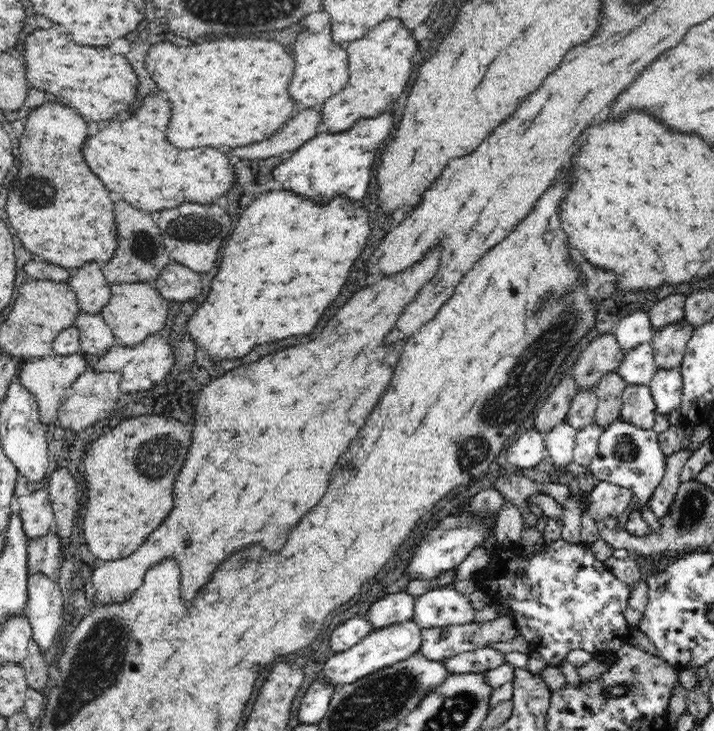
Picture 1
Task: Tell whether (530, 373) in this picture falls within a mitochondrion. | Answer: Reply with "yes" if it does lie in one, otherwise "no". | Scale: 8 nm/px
yes

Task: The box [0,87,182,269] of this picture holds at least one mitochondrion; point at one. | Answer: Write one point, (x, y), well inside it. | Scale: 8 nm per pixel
(33, 190)

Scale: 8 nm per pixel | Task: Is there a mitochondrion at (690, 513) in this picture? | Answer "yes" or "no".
yes

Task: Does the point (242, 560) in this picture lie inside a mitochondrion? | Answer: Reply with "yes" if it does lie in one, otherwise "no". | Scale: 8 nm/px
yes

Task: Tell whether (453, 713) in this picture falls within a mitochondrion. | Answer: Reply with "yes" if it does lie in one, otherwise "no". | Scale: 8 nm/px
yes

